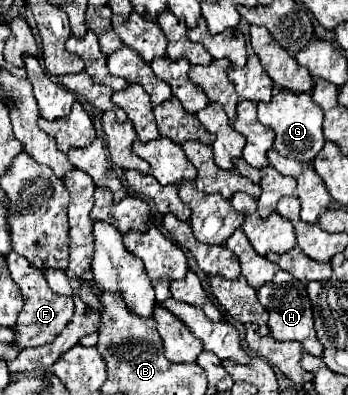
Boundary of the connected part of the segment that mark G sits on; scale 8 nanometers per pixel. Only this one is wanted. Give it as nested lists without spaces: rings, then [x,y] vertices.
[[[274,86],[274,94],[270,102],[260,102],[258,104],[258,120],[272,128],[276,134],[274,140],[274,150],[280,152],[282,156],[294,158],[298,162],[312,162],[314,156],[322,150],[324,146],[324,136],[322,136],[322,110],[318,104],[314,104],[314,100],[310,98],[308,92],[296,94],[296,92],[288,92],[280,86]]]

